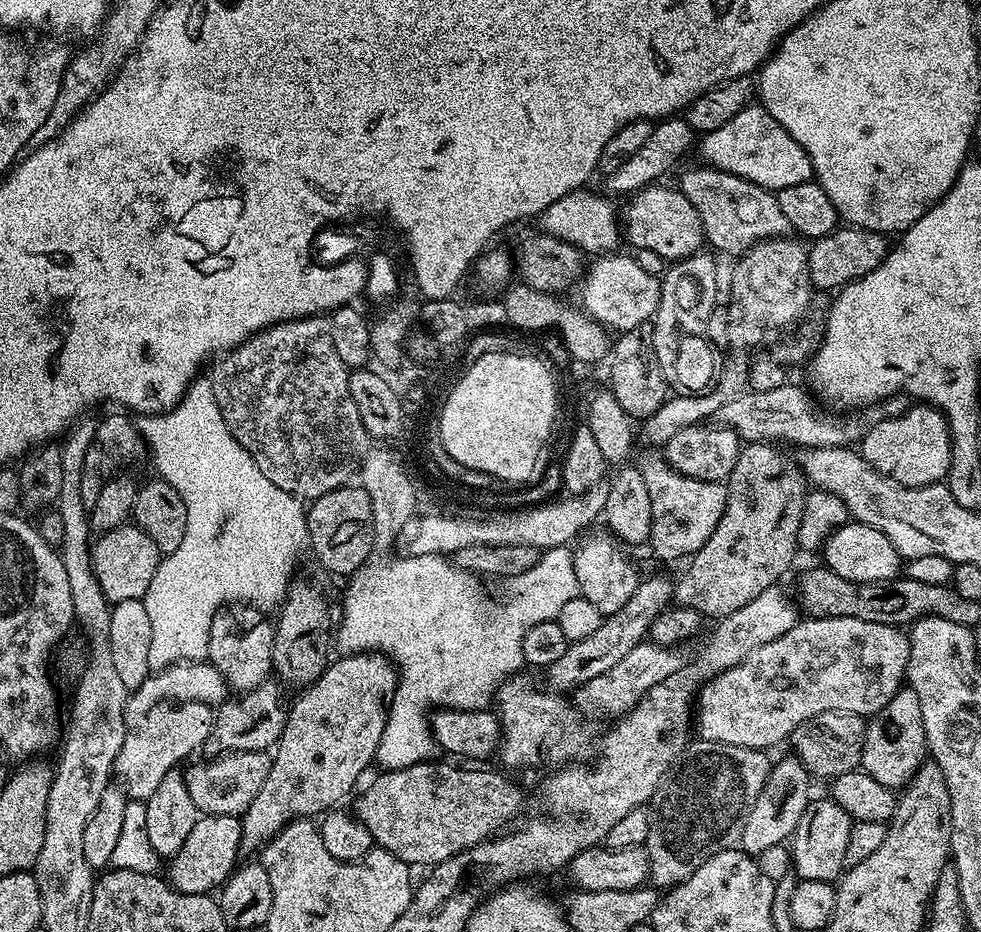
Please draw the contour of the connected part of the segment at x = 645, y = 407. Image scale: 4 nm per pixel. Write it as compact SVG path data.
M641 326L629 332L619 333L612 345L611 364L610 391L614 394L618 406L622 406L622 410L626 410L628 416L633 418L650 416L669 398L668 383L662 374L662 366L658 366L658 354L654 354L654 338L651 327Z

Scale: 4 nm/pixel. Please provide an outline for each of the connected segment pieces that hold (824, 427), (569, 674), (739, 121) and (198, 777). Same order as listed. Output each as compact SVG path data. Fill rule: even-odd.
M793 382L784 383L780 388L767 392L749 389L730 398L718 409L714 418L719 425L734 430L745 443L775 443L782 440L800 444L803 449L846 448L861 439L862 427L852 417L855 415L837 414L832 410L819 412L812 405L813 397L805 392Z
M671 575L669 577L646 576L641 579L640 585L634 590L634 594L630 594L630 598L627 600L626 606L622 606L622 610L606 617L602 626L598 626L598 630L594 630L594 634L590 634L590 638L571 641L566 654L562 654L562 658L558 658L558 662L554 662L546 669L547 687L551 691L568 694L581 688L586 682L590 682L590 678L598 678L598 674L606 674L606 670L618 666L619 660L626 658L626 654L630 654L630 650L634 650L634 646L641 644L651 633L654 621L664 613L665 608L673 603L673 587L674 580Z
M763 106L743 108L726 122L726 126L703 133L698 140L698 152L699 148L704 159L701 161L707 167L746 178L746 182L754 182L773 194L786 186L798 186L798 182L806 182L814 176L810 154L786 134L783 126Z
M267 751L229 752L204 763L208 764L196 764L184 772L186 790L190 790L190 798L194 798L197 813L206 816L230 814L239 817L243 817L250 802L254 802L258 790L262 790L262 782L266 782L266 774L270 774L272 765Z

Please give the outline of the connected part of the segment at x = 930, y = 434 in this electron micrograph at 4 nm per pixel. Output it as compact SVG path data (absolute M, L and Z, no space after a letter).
M923 402L910 406L906 414L889 420L877 419L872 429L863 433L858 451L874 470L907 488L941 483L953 471L952 435L943 412Z

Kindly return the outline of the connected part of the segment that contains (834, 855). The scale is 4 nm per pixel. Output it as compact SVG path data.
M831 798L813 799L809 803L790 841L792 866L800 880L839 881L845 871L846 845L850 842L853 823L852 816Z

